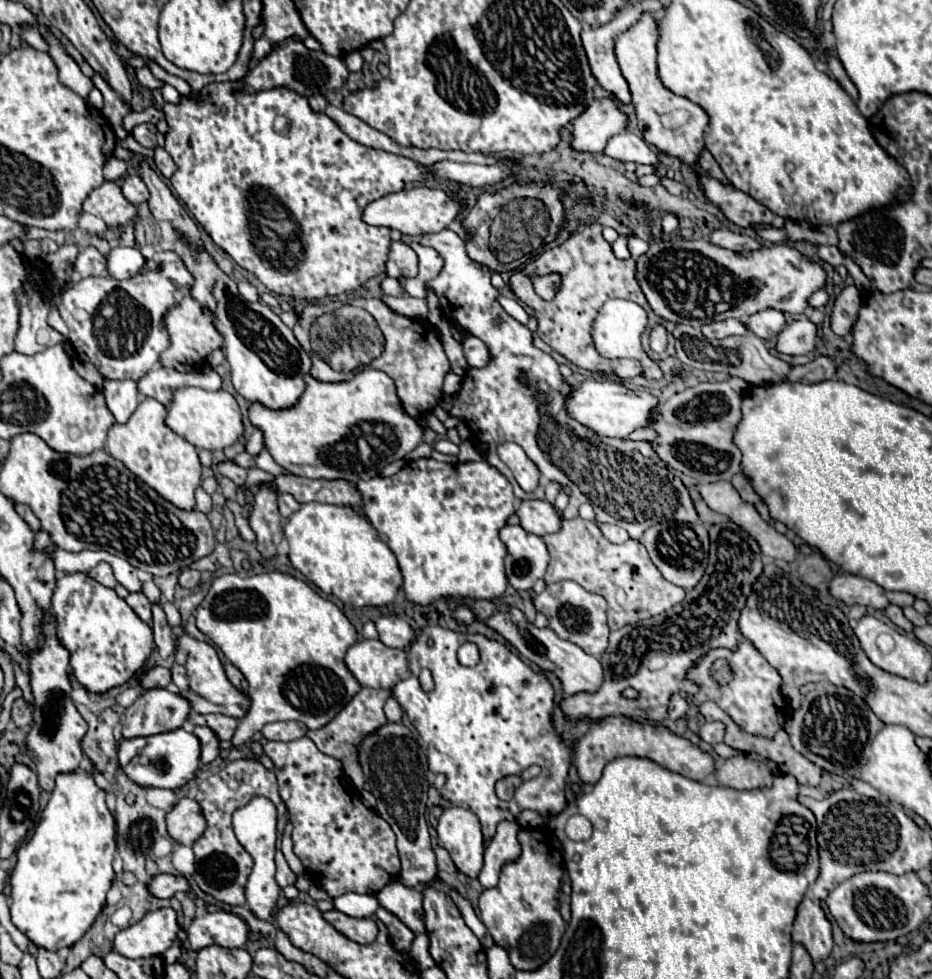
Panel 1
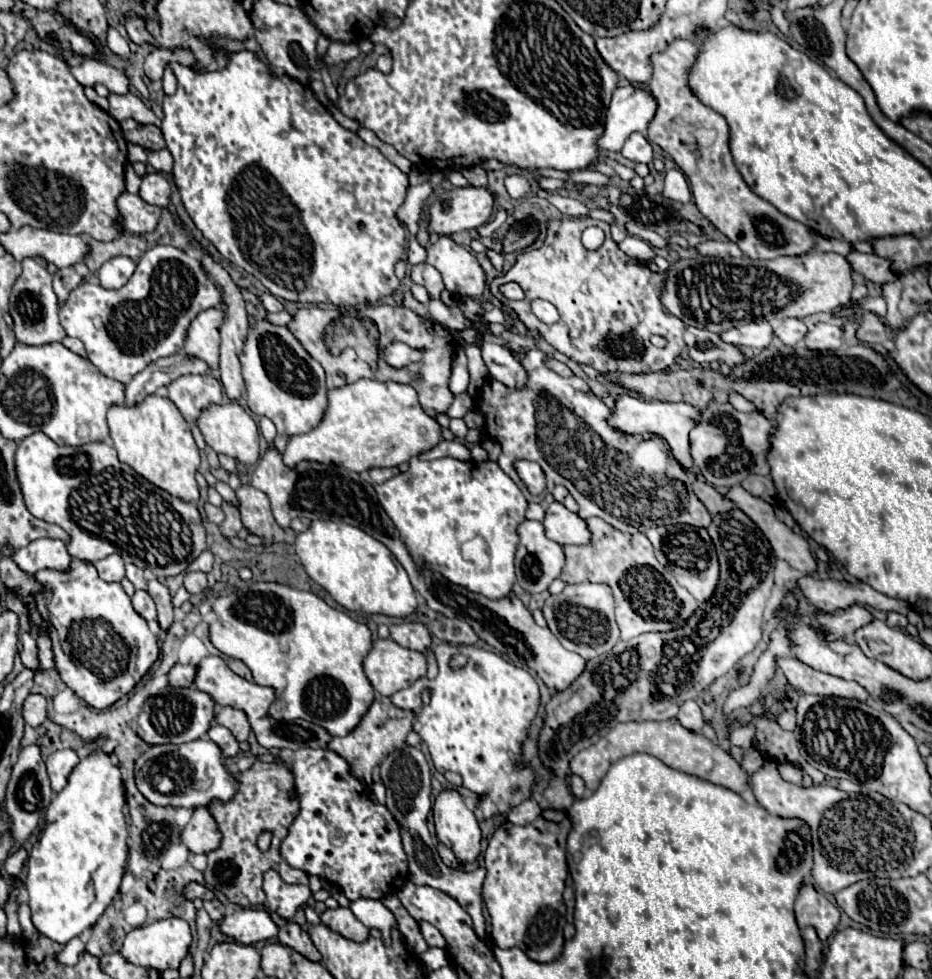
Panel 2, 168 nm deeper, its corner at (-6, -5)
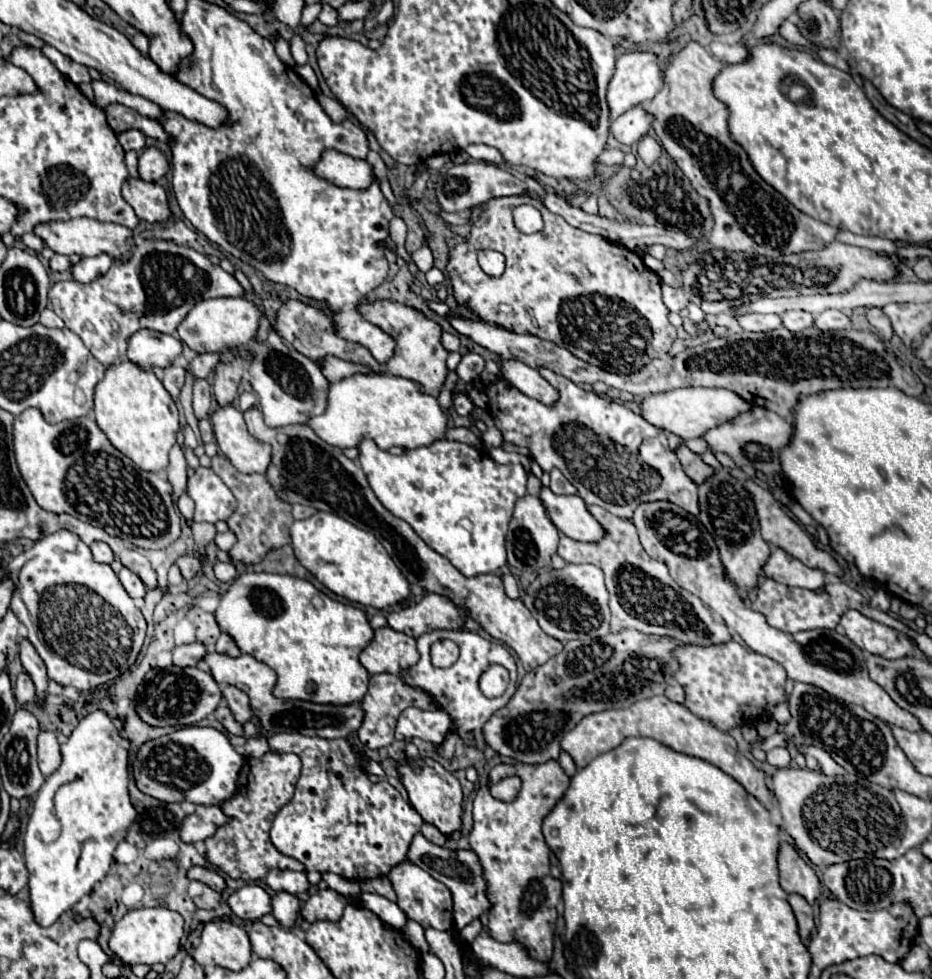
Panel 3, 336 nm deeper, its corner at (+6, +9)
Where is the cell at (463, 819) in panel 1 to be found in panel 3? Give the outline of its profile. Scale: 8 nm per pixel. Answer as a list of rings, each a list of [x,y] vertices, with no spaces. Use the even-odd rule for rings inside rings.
[[[431,758],[411,760],[409,764],[401,766],[399,772],[403,774],[403,784],[407,788],[411,806],[419,812],[419,816],[427,824],[433,824],[445,836],[451,836],[453,832],[461,830],[461,826],[463,826],[463,820],[461,820],[463,794],[461,794],[461,784],[457,782],[457,778],[451,772],[447,772],[439,762],[435,762]]]

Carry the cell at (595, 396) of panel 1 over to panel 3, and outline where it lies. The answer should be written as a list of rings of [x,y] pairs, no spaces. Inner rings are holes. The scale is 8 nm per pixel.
[[[677,388],[661,394],[649,394],[641,400],[643,418],[661,430],[677,434],[681,440],[701,438],[705,430],[719,426],[721,422],[749,408],[751,404],[747,404],[741,396],[733,394],[731,390],[717,390],[717,388]]]

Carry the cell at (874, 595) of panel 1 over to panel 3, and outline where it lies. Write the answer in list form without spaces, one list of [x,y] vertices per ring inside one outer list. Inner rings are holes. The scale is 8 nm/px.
[[[781,548],[769,556],[763,572],[767,578],[773,578],[785,586],[799,586],[807,590],[821,590],[825,586],[825,572],[811,570]]]

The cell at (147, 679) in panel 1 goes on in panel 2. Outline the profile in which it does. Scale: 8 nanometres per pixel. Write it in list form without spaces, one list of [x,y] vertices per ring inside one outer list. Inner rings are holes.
[[[175,664],[169,672],[169,684],[171,686],[191,686],[195,680],[197,668],[191,664]]]

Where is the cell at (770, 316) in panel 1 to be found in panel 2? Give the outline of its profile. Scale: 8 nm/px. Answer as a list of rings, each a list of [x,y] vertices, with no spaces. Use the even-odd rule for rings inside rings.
[[[787,318],[787,320],[775,330],[775,334],[777,334],[787,346],[799,344],[799,342],[805,338],[805,332],[807,332],[807,326],[805,326],[805,322],[799,320],[799,318]]]

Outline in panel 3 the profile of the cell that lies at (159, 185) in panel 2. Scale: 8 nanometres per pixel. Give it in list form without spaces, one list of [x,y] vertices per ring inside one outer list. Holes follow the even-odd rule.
[[[145,148],[139,156],[139,176],[145,182],[159,182],[165,172],[167,172],[169,164],[165,160],[165,154],[159,152],[157,148]]]

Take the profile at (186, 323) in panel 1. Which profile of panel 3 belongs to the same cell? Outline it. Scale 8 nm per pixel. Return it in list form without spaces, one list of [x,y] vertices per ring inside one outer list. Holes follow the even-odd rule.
[[[211,298],[201,300],[195,304],[185,320],[177,326],[177,334],[183,344],[187,344],[197,354],[209,354],[209,352],[221,352],[231,346],[243,346],[253,340],[257,334],[261,318],[261,308],[255,302],[249,302],[245,298]]]

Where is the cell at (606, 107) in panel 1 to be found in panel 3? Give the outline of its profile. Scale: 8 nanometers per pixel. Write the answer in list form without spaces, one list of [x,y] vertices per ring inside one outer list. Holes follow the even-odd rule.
[[[625,52],[617,58],[615,74],[607,86],[611,120],[645,104],[661,90],[661,66],[651,52]]]

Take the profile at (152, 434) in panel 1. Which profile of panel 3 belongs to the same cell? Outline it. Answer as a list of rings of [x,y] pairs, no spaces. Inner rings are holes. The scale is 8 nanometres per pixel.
[[[129,360],[109,366],[105,378],[95,386],[95,420],[109,442],[141,470],[167,470],[169,450],[175,446],[179,430],[179,418],[175,402],[151,370],[141,370]]]

